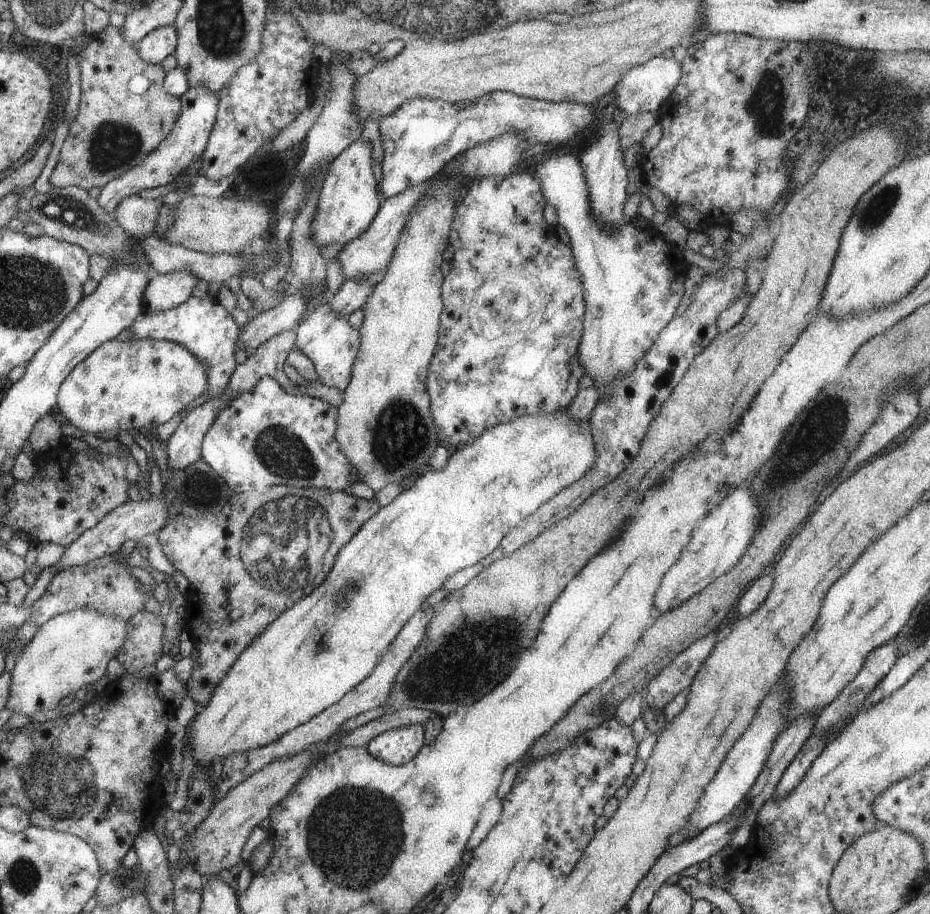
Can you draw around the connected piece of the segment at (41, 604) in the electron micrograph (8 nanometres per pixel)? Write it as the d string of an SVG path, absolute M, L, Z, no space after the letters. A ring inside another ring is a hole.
M106 555L85 565L58 570L47 591L33 604L26 623L42 626L55 616L82 607L90 607L100 614L107 614L121 621L130 621L138 612L144 610L146 598L152 596L150 589L151 586L142 586L132 576L132 568L126 562L116 562L112 555Z

